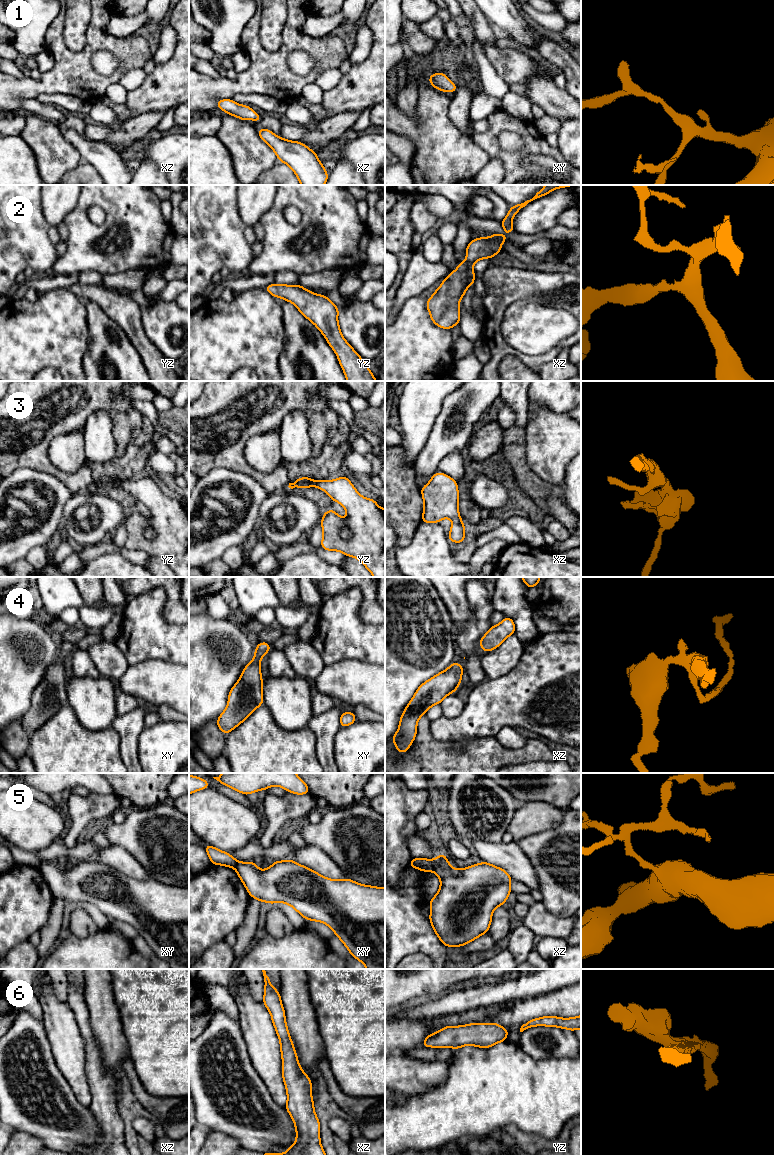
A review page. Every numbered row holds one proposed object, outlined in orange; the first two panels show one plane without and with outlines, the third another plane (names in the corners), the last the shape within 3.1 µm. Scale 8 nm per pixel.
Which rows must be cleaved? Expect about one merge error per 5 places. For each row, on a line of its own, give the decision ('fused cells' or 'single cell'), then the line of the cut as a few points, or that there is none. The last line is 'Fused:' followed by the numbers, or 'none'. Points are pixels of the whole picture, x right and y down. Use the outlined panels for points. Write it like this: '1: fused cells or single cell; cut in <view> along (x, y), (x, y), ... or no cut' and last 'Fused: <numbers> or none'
1: single cell; no cut
2: single cell; no cut
3: single cell; no cut
4: single cell; no cut
5: fused cells; cut in xz along (432, 860), (433, 870)
6: single cell; no cut
Fused: 5

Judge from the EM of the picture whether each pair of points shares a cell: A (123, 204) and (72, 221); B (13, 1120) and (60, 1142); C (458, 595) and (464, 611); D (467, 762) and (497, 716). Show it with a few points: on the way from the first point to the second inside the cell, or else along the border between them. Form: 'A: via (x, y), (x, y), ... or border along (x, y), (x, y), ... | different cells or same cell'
A: via (110, 201), (90, 201), (83, 208) | same cell
B: via (25, 1120), (48, 1130) | same cell
C: via (458, 599), (460, 607) | same cell
D: border along (495, 736), (470, 737), (461, 740) | different cells

